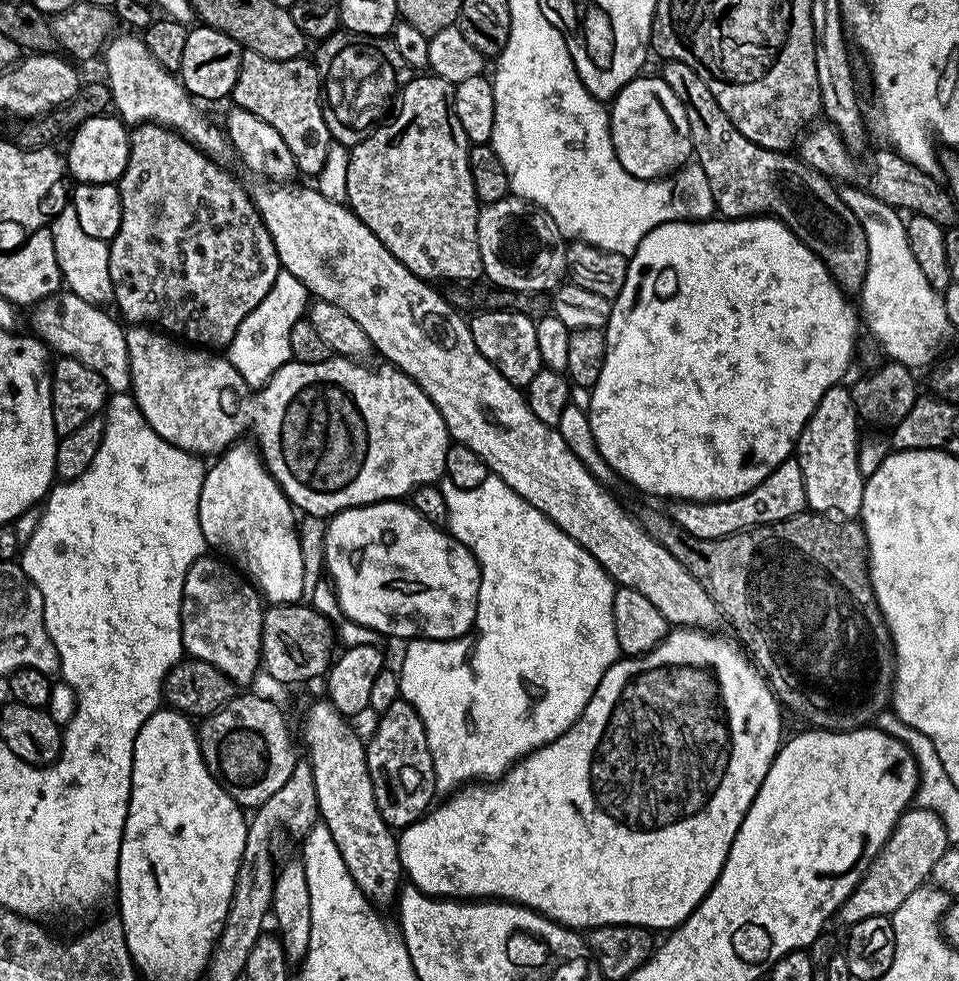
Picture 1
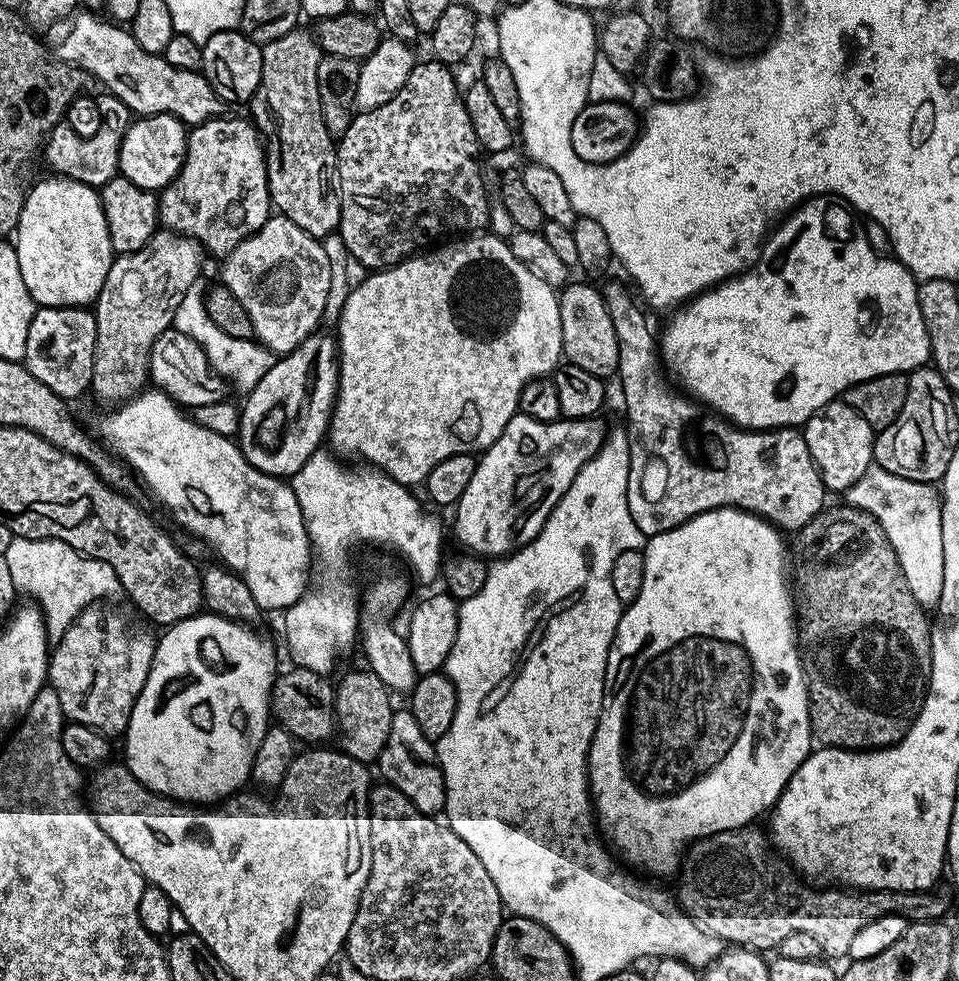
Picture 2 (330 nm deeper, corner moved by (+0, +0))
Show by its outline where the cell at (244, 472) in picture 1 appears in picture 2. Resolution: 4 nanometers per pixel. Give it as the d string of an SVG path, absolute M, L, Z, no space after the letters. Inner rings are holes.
M332 334L320 335L308 336L293 352L281 355L262 378L262 382L258 382L258 386L254 386L254 390L247 393L245 400L248 401L240 408L240 452L246 458L246 462L250 462L250 466L271 476L293 476L325 443L328 435L328 421L332 419L332 405L336 402L336 391L340 381L340 361L337 337Z

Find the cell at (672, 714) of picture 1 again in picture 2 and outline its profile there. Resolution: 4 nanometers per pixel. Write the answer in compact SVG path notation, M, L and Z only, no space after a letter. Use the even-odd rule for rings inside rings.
M715 508L698 514L674 530L651 537L643 549L646 574L642 578L642 590L638 590L638 598L621 611L616 637L608 651L604 705L588 747L588 790L592 794L599 831L617 853L624 852L633 869L645 868L656 876L668 876L676 867L676 871L681 867L682 849L689 842L726 830L749 827L763 812L765 815L775 806L794 770L798 770L808 753L813 751L808 682L798 647L798 628L792 625L794 596L789 581L788 584L784 581L783 538L781 529L753 512L744 512L740 508Z

